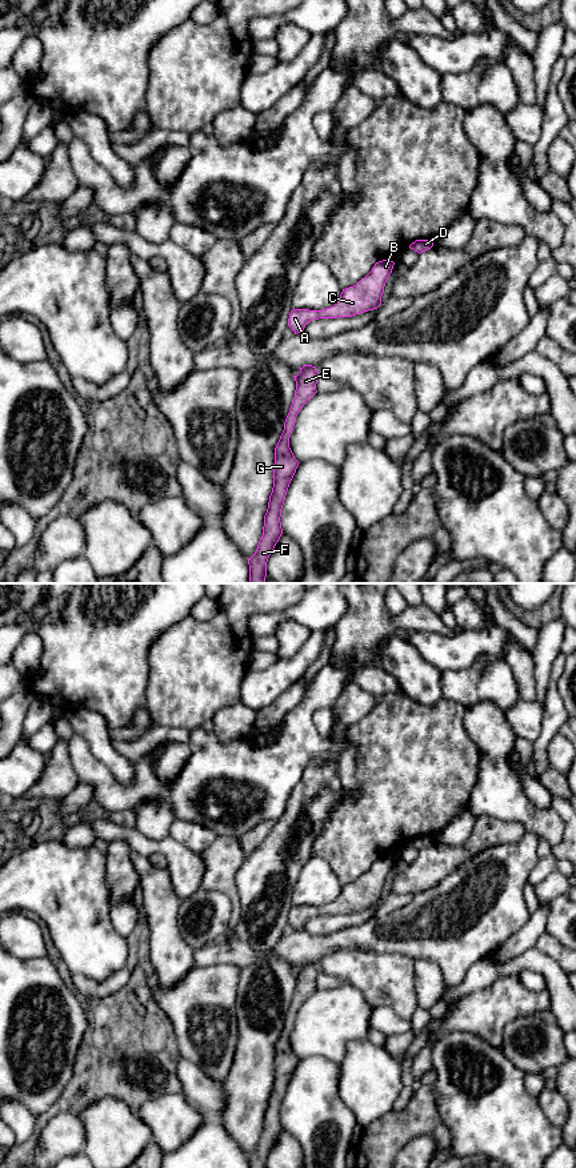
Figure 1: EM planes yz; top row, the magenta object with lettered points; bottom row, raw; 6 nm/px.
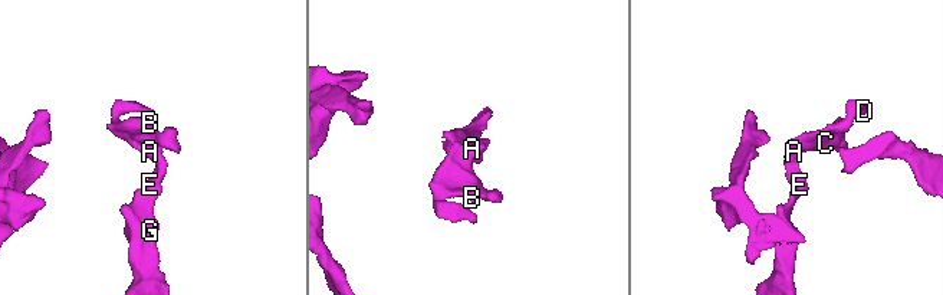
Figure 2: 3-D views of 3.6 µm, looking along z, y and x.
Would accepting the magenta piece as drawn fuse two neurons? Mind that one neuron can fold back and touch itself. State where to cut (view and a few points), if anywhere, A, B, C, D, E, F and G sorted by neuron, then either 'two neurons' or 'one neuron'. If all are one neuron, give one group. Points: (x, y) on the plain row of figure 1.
no cut; A B C D E F G; one neuron

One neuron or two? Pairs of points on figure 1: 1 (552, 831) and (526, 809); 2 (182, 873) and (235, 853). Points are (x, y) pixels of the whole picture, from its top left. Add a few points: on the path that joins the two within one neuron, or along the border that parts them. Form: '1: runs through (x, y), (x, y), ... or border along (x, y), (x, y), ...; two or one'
1: runs through (546, 825), (532, 815); one
2: border along (203, 853), (203, 879), (200, 886); two

